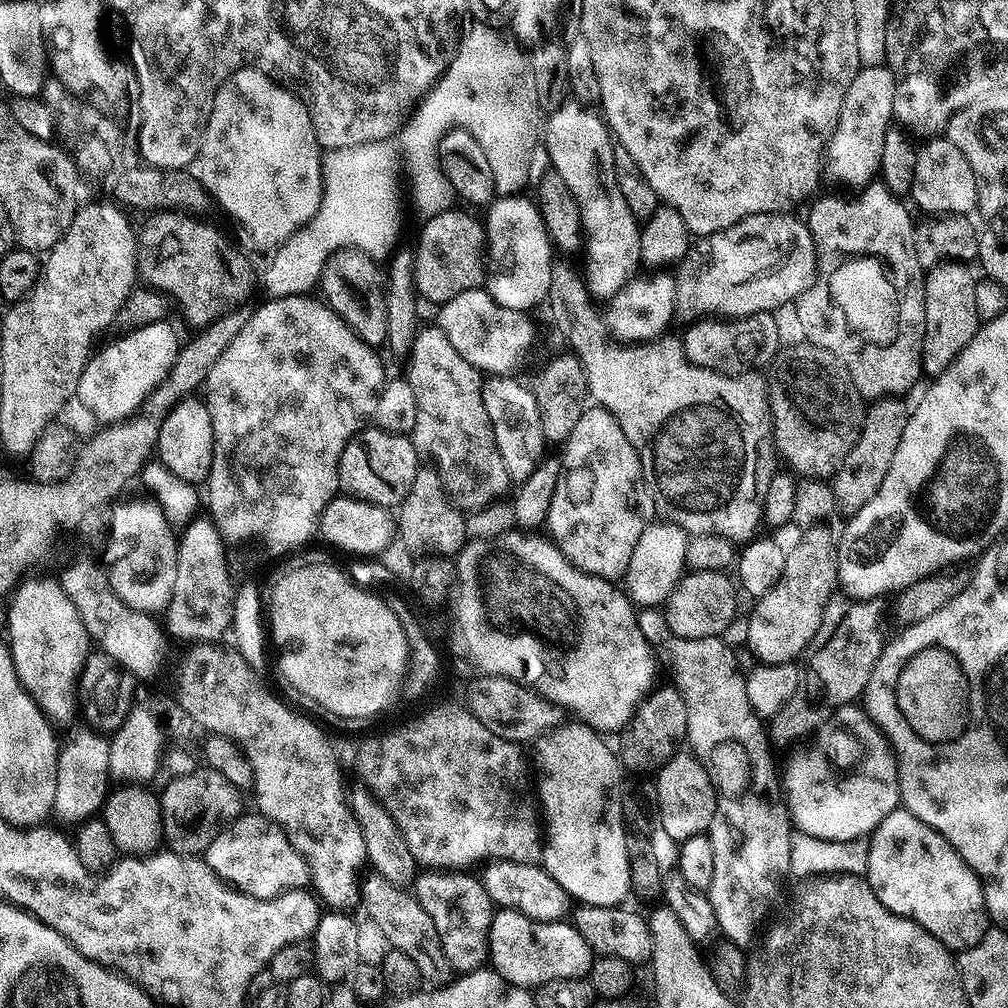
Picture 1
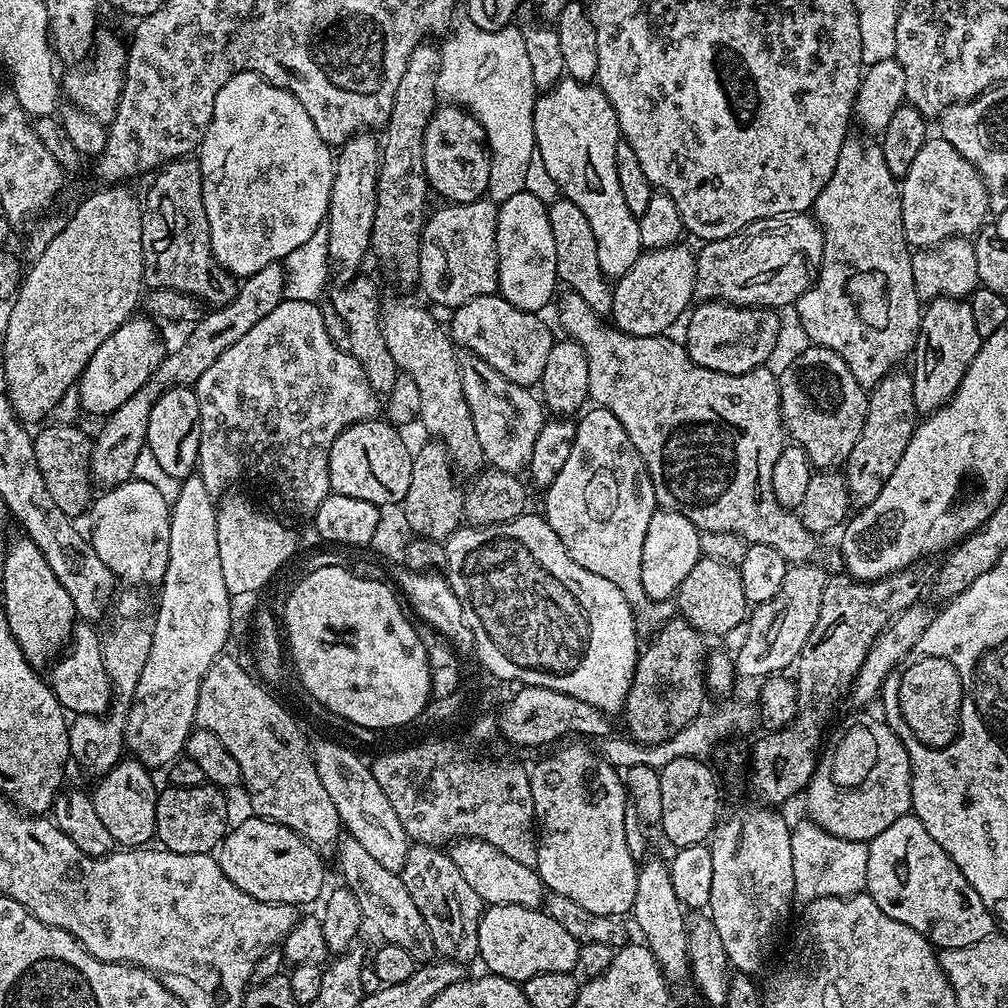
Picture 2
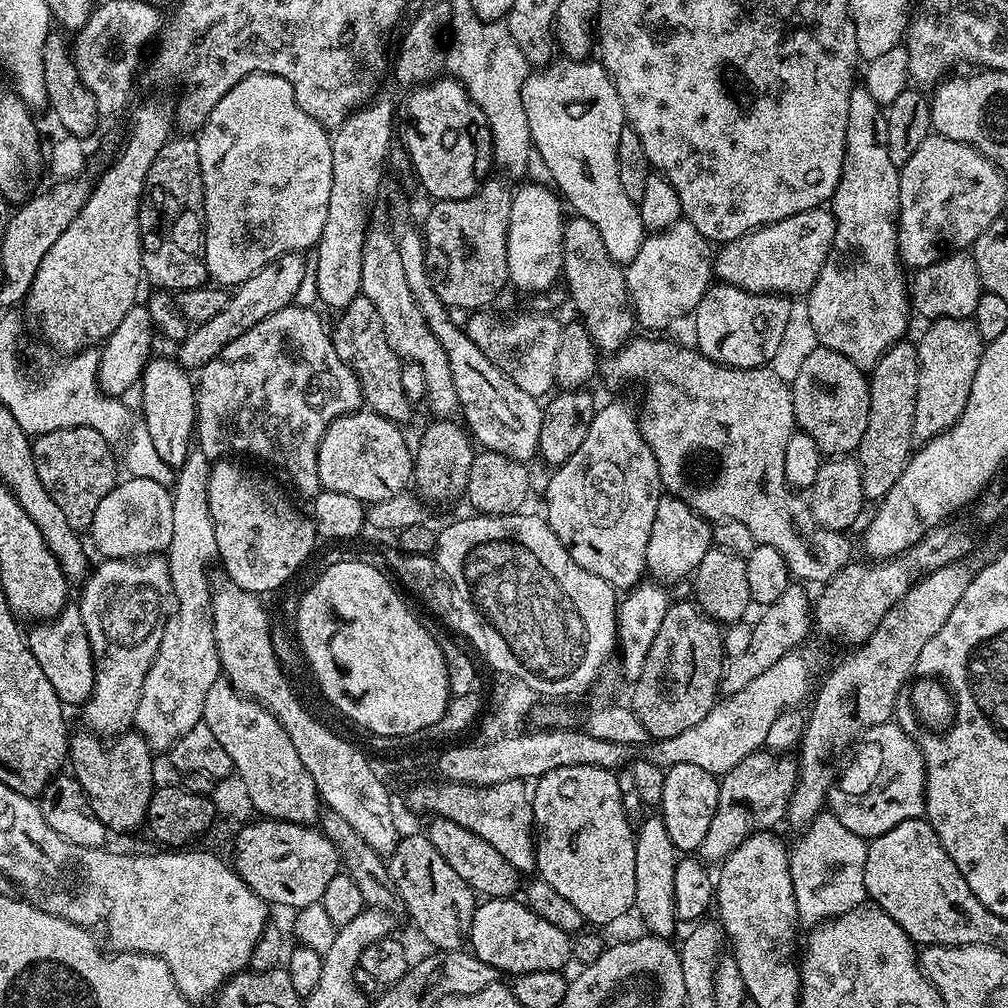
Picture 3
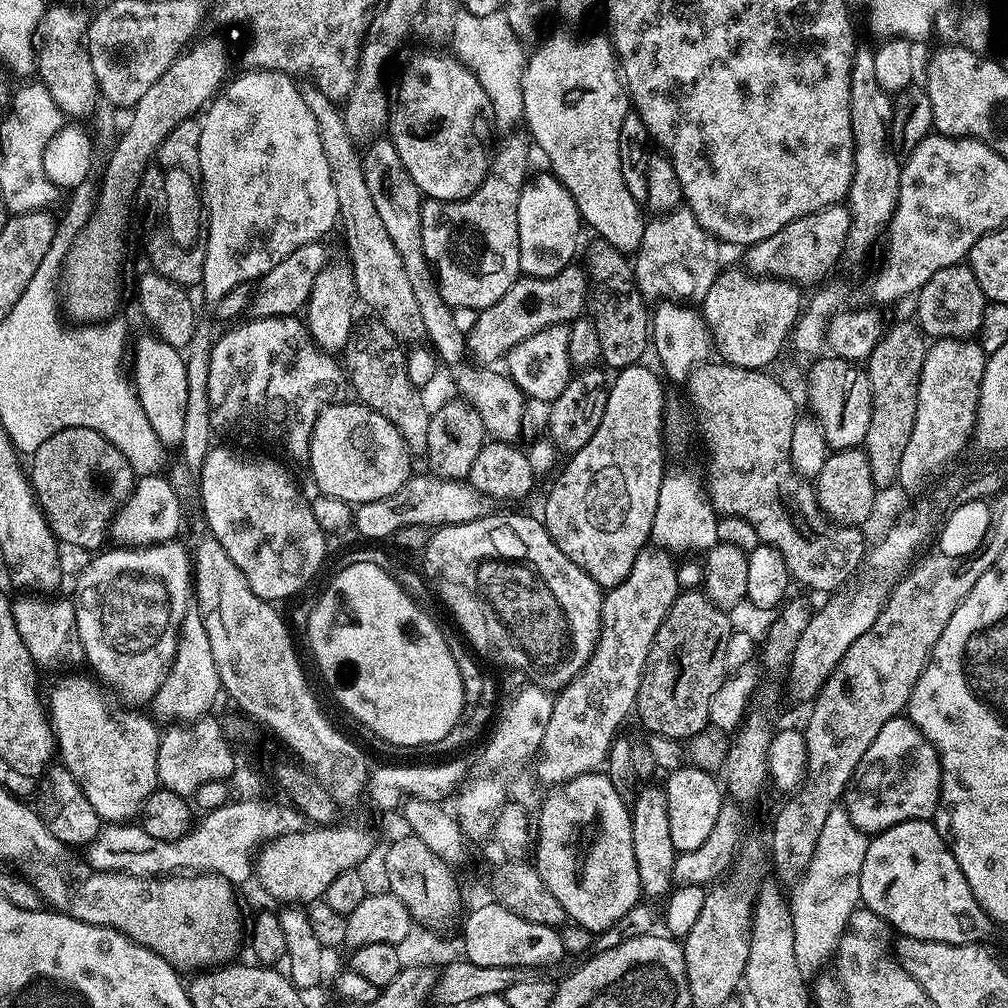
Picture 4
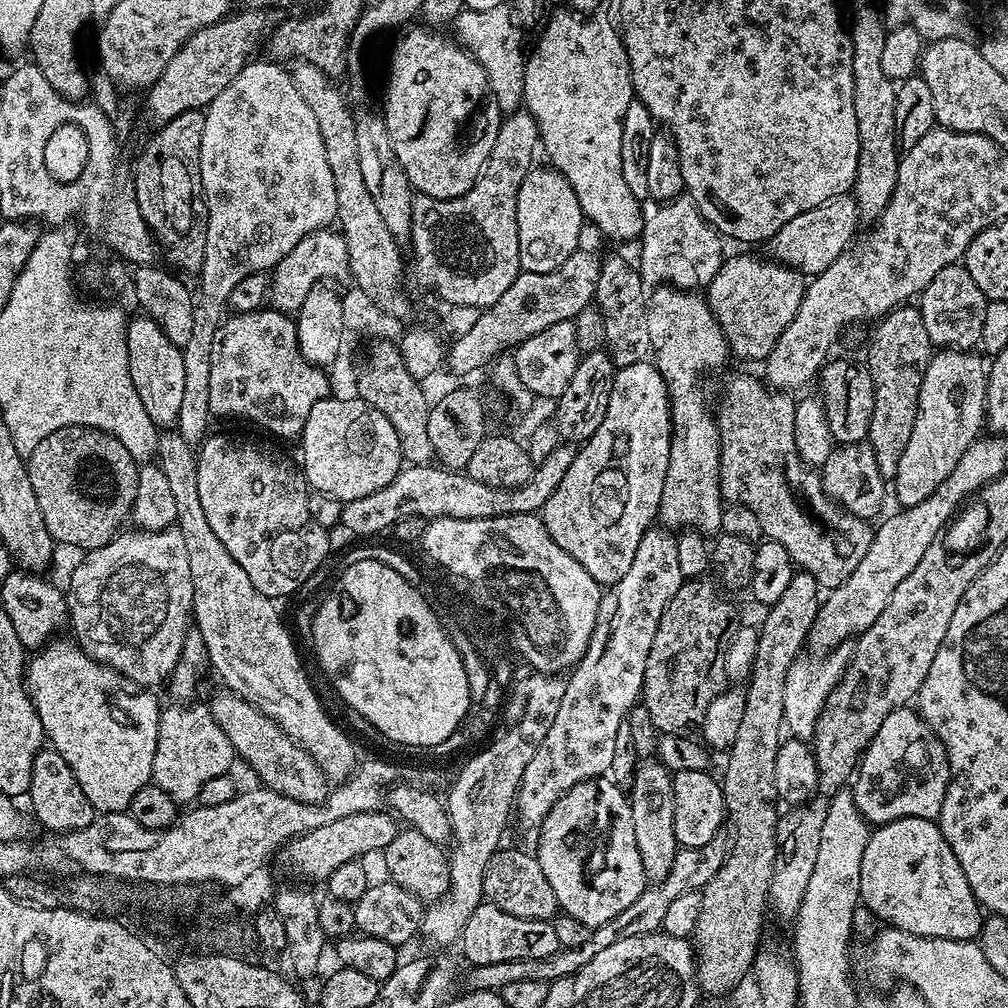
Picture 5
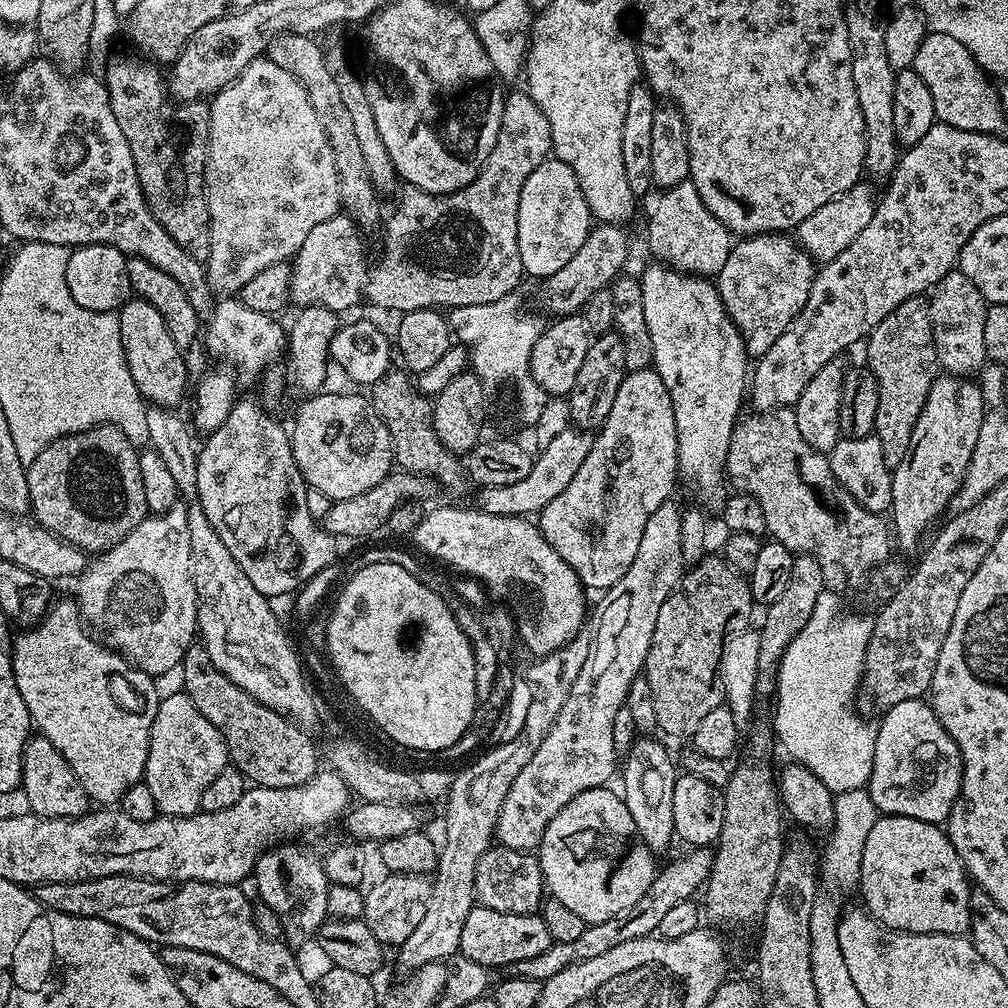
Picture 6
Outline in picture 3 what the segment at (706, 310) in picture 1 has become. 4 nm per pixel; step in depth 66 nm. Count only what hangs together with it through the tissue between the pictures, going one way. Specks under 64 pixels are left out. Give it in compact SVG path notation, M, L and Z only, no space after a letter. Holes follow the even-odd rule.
M827 207L811 208L802 214L782 218L765 228L756 228L736 240L729 240L715 253L714 276L719 283L738 286L747 292L807 297L812 291L834 242L836 219Z

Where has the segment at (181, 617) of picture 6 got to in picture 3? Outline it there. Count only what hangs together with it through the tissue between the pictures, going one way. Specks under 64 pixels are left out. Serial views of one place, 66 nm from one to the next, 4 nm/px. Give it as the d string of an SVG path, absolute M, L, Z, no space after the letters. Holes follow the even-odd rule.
M159 555L130 560L104 558L99 562L83 581L84 593L78 597L94 665L92 699L82 711L88 732L115 738L133 727L142 682L146 682L158 646L162 646L166 613L173 603L172 582L168 561Z

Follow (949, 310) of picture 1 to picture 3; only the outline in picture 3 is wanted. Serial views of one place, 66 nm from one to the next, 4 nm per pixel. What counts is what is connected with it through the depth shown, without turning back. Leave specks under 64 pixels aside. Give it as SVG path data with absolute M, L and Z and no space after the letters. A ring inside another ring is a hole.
M942 318L931 321L927 327L924 337L918 340L916 350L920 373L918 398L914 406L914 437L920 442L941 436L958 422L970 398L970 386L986 347L971 319Z

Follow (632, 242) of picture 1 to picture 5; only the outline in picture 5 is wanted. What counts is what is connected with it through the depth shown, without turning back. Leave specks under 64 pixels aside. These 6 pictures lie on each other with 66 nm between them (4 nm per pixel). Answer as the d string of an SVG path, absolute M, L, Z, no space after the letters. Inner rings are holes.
M571 10L558 11L547 17L548 25L536 49L527 57L523 107L536 120L543 155L544 152L548 155L547 163L563 174L570 186L574 186L585 221L589 225L596 224L597 230L612 240L635 241L644 229L646 216L640 213L641 201L630 194L622 175L622 118L626 118L626 106L634 98L624 42L615 23L585 18Z

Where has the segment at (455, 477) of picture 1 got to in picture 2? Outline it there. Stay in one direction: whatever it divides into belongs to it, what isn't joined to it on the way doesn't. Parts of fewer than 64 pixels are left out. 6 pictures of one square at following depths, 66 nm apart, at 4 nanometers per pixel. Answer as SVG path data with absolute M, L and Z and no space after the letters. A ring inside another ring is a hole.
M400 296L383 301L382 327L385 349L394 358L397 369L414 378L422 394L419 423L424 424L425 430L432 435L429 437L444 445L453 465L461 473L479 473L486 464L484 451L478 442L478 430L474 430L474 418L462 390L460 357L449 329L445 325L443 328L426 309L407 304Z

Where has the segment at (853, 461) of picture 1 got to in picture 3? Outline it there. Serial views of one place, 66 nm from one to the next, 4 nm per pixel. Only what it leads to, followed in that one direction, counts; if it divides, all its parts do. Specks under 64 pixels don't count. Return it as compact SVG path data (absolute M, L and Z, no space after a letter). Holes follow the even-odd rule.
M911 339L900 340L882 354L875 366L870 369L868 393L870 394L870 418L866 422L866 434L862 434L862 442L854 453L854 458L860 463L862 470L862 490L864 499L868 502L879 502L886 494L890 494L890 486L902 478L902 470L906 470L908 457L914 451L914 406L918 398L918 374L920 359L916 353L917 345Z

